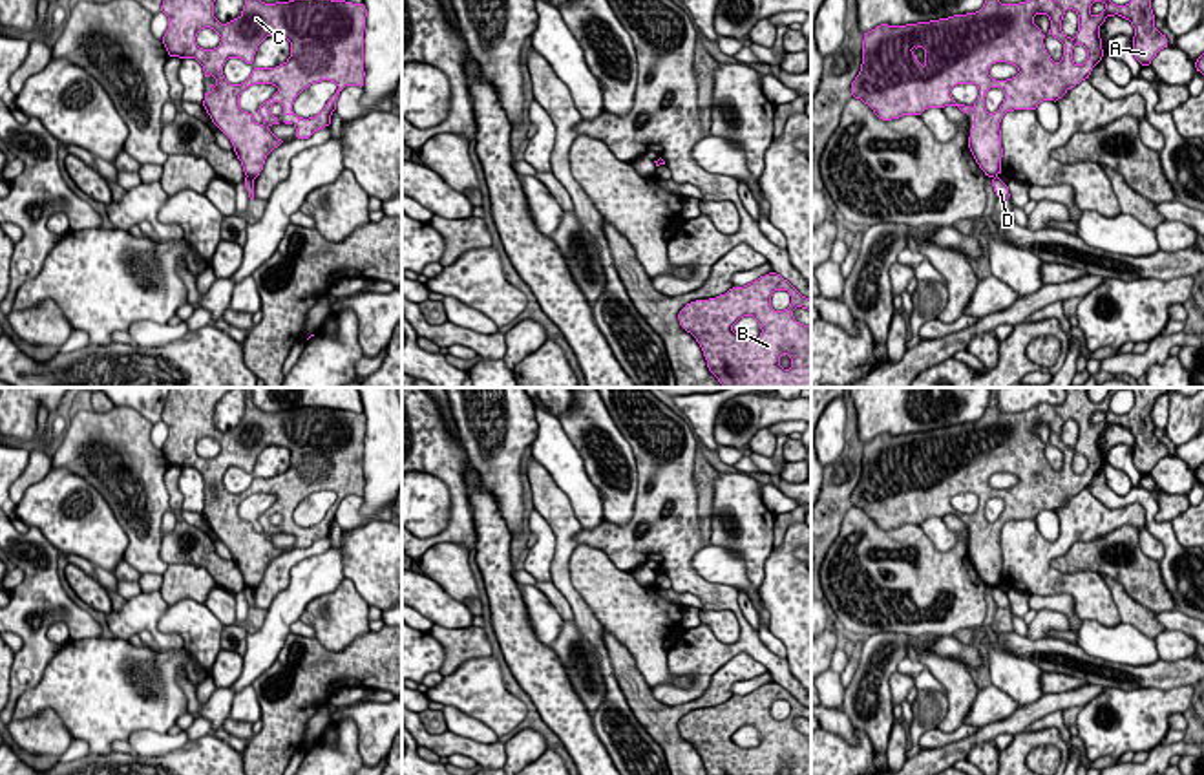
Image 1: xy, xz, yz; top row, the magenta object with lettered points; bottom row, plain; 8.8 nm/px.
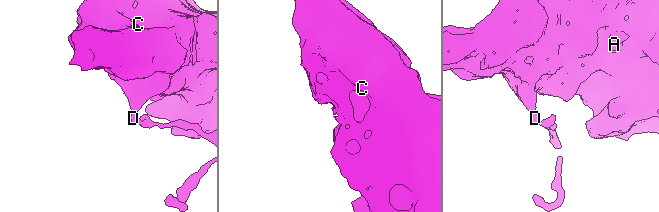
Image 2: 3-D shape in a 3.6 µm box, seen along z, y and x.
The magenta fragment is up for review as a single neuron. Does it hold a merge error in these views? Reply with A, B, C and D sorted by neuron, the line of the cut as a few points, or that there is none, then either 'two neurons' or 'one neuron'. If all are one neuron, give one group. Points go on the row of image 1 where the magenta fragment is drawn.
A B C / D | xy (247, 176), (253, 180) | two neurons

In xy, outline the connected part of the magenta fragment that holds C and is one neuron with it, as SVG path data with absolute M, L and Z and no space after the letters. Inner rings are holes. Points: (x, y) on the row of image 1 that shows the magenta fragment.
M163 0L161 11L168 16L168 29L166 29L164 37L163 37L163 44L164 44L164 48L166 48L166 51L168 51L170 57L195 58L195 60L203 66L205 77L210 77L210 75L212 75L212 77L216 79L216 82L210 84L212 90L210 90L208 93L205 93L203 106L205 106L205 110L206 110L206 113L210 115L212 122L230 139L230 143L232 143L232 146L234 146L234 152L236 152L238 159L241 161L241 166L243 166L245 175L250 177L250 179L256 179L256 177L259 175L259 172L263 170L263 165L265 165L267 155L269 155L274 148L278 148L278 146L283 143L281 139L278 139L278 137L269 130L272 124L280 124L280 122L278 122L278 117L274 117L274 115L270 113L270 108L272 108L274 102L280 102L280 104L283 106L283 115L294 115L294 117L298 119L298 122L292 124L292 126L296 128L296 137L298 137L298 139L309 139L314 132L323 130L325 126L331 124L331 115L333 115L333 111L336 110L338 95L340 95L340 91L342 91L345 86L360 86L360 88L364 86L364 77L365 77L365 71L364 71L364 29L365 29L367 9L365 9L364 4L353 4L353 2L345 2L345 0L289 0L289 2L276 2L276 4L265 4L265 2L261 2L261 0L245 0L245 5L243 5L241 15L239 15L238 18L227 22L227 24L221 24L221 22L214 16L214 2L216 2L216 0ZM205 27L214 29L214 31L221 37L221 42L219 42L217 48L214 48L214 49L203 49L203 48L197 46L195 37L197 37L197 33L199 33L201 29L205 29ZM267 37L283 37L283 38L287 38L287 40L290 42L290 57L289 57L283 64L280 64L280 66L276 66L276 68L254 68L252 73L250 73L250 77L248 77L245 82L241 82L241 84L230 84L230 82L225 79L225 75L223 75L223 66L225 66L225 62L227 62L228 58L241 58L241 60L245 60L247 64L252 64L252 62L254 62L254 55L256 55L256 51L258 51L258 46L259 46ZM322 80L331 80L331 82L334 82L334 84L338 86L336 93L329 99L329 102L325 104L325 108L323 108L318 115L309 117L309 119L298 117L298 115L292 111L292 104L294 104L296 97L298 97L305 88L309 88L311 84L316 84L316 82L322 82ZM254 84L272 84L272 86L278 88L278 91L276 91L269 101L265 101L265 102L259 106L259 110L258 110L258 115L263 119L261 124L254 121L254 115L252 115L252 113L243 111L243 110L239 108L239 95L241 95L248 86L254 86Z

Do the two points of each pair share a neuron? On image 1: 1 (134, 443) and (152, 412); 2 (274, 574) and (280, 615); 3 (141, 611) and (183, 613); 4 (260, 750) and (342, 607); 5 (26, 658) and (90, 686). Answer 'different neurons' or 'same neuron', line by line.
1: different neurons
2: different neurons
3: different neurons
4: different neurons
5: different neurons

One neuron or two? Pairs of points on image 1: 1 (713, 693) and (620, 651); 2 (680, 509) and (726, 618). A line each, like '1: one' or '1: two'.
1: one
2: one

